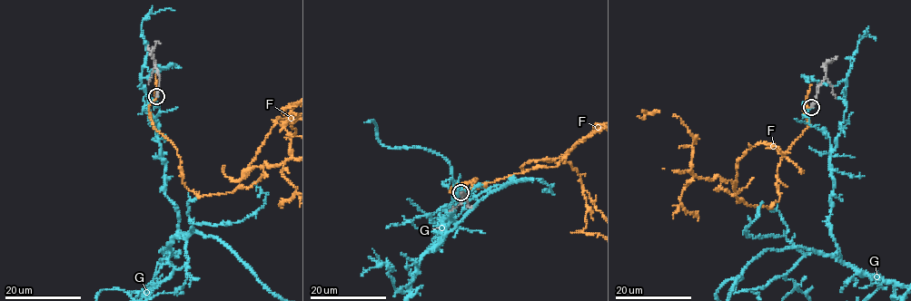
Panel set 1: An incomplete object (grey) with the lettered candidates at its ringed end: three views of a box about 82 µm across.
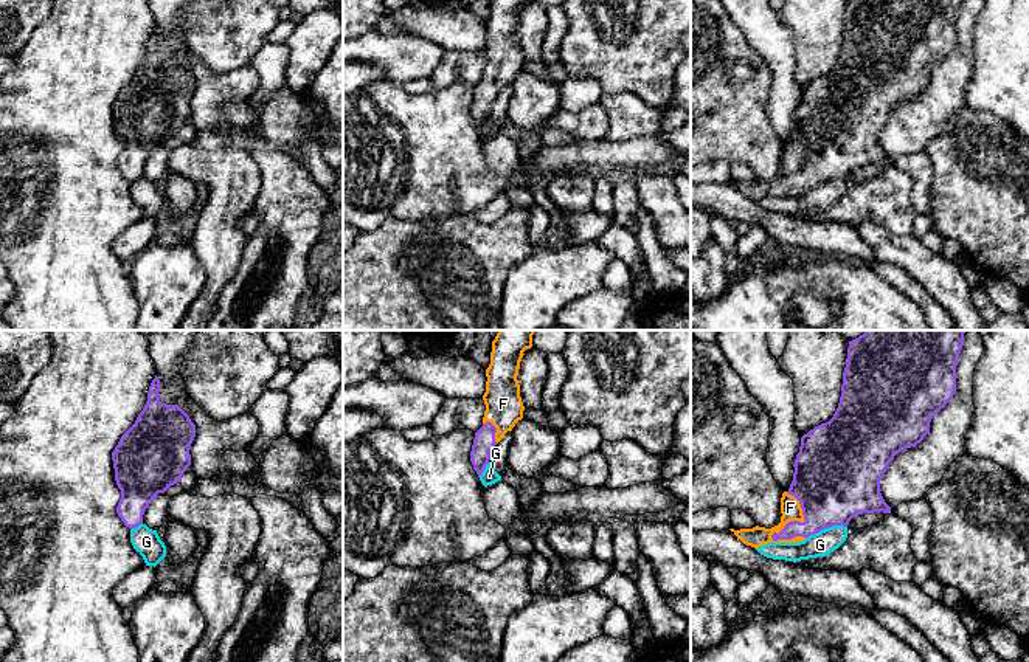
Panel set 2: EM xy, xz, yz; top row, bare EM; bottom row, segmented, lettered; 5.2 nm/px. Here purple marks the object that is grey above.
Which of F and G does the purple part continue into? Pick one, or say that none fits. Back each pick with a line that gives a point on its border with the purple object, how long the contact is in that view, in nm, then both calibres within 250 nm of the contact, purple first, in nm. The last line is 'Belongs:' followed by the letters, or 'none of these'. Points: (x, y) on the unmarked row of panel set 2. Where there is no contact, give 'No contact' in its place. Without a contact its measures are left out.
F: Touches purple at yz (798, 174). Shared border 280 nm. Thickness 380 nm (purple) against 110 nm
Belongs: F

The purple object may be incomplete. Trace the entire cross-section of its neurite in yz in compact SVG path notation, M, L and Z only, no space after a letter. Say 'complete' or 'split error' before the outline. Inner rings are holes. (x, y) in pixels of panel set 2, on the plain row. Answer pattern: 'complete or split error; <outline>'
split error; M847 0L843 25L841 50L833 70L801 90L795 112L790 141L781 150L781 175L771 181L729 181L737 192L754 202L768 195L799 195L833 178L847 180L849 174L863 166L891 166L880 146L880 133L894 109L916 99L930 85L933 68L956 45L956 17L962 0Z

